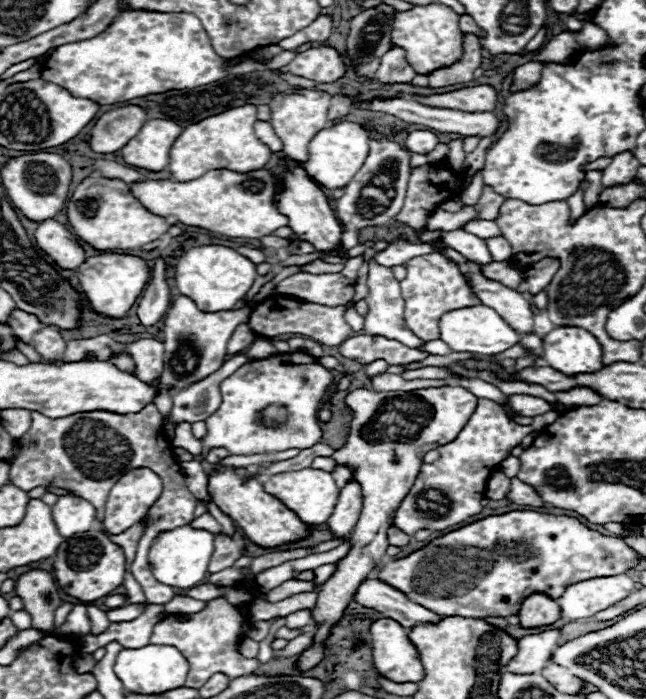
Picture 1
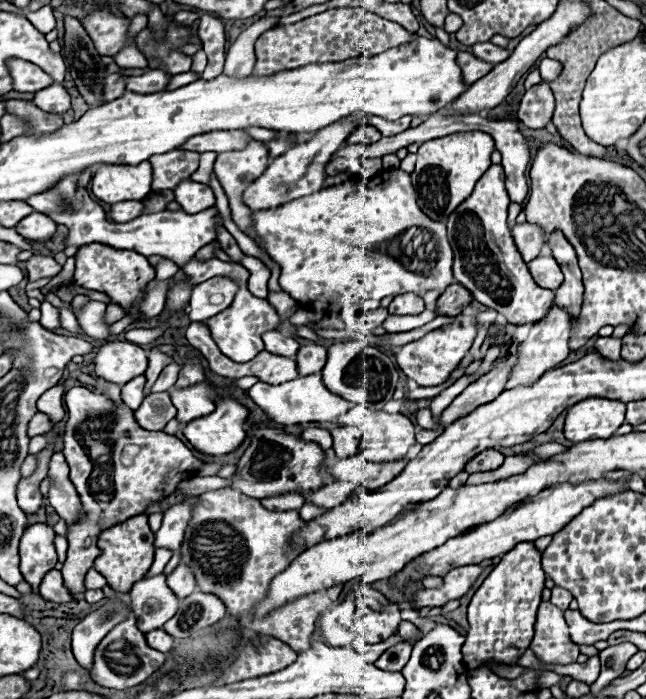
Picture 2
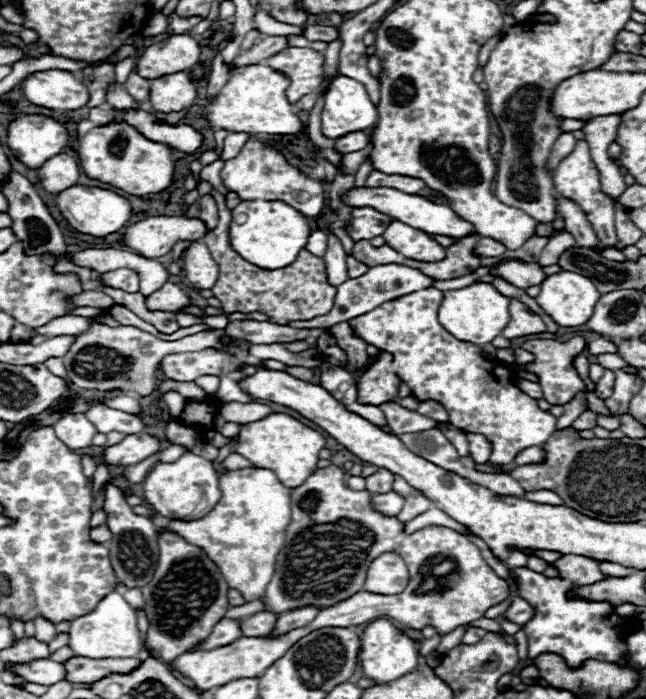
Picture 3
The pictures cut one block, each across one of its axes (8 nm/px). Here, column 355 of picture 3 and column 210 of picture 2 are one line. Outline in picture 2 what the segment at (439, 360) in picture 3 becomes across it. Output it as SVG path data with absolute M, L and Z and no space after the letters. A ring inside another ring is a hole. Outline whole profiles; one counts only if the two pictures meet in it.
M224 262L224 276L232 276L236 280L238 292L236 292L232 304L224 312L212 316L210 320L204 320L204 324L210 328L210 334L216 340L222 354L226 354L234 362L248 362L248 360L252 360L256 354L260 354L264 350L262 332L274 330L280 324L280 318L278 318L276 310L268 304L268 300L256 298L249 292L248 278L250 278L250 272L242 264Z

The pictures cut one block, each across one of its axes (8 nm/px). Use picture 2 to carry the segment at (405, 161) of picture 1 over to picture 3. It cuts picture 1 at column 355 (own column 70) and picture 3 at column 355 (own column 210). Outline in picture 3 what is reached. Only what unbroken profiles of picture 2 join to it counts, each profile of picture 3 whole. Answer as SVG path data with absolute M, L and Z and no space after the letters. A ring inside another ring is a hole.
M354 208L352 210L352 224L348 228L348 236L358 242L358 240L370 240L374 236L384 234L388 224L394 218L374 210L374 208Z

